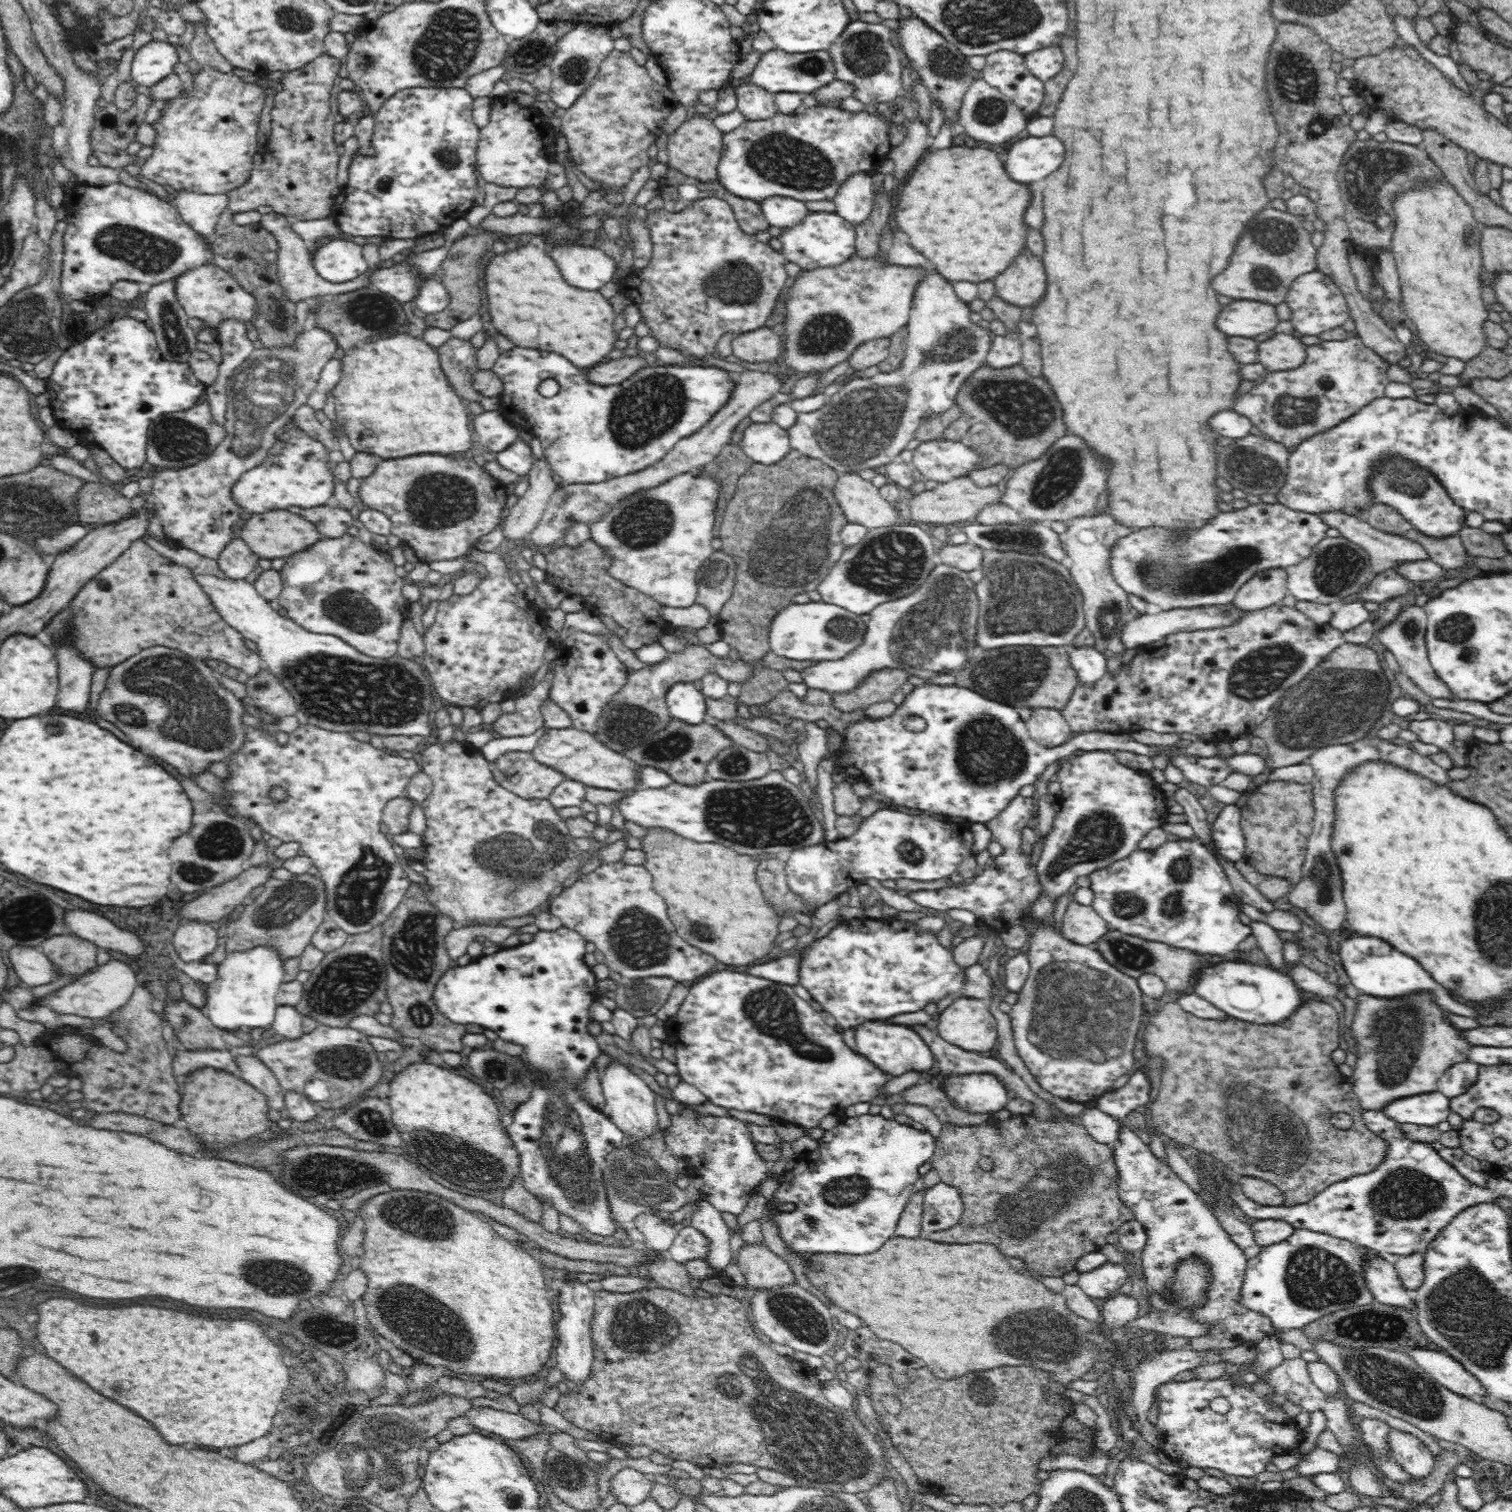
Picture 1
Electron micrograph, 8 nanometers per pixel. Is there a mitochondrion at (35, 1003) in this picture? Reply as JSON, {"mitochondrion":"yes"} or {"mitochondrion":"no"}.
{"mitochondrion":"no"}

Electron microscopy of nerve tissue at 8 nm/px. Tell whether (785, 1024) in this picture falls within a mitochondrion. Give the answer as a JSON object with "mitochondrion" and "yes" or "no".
{"mitochondrion":"yes"}

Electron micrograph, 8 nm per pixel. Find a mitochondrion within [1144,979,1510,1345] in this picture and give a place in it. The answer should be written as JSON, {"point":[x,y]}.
{"point":[1260,1126]}

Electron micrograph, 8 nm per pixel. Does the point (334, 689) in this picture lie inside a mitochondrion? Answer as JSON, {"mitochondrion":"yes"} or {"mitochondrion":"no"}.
{"mitochondrion":"yes"}

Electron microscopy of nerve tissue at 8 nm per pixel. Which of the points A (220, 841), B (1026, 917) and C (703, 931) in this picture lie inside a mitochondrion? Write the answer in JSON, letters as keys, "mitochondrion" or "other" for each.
{"A":"mitochondrion","B":"other","C":"mitochondrion"}

